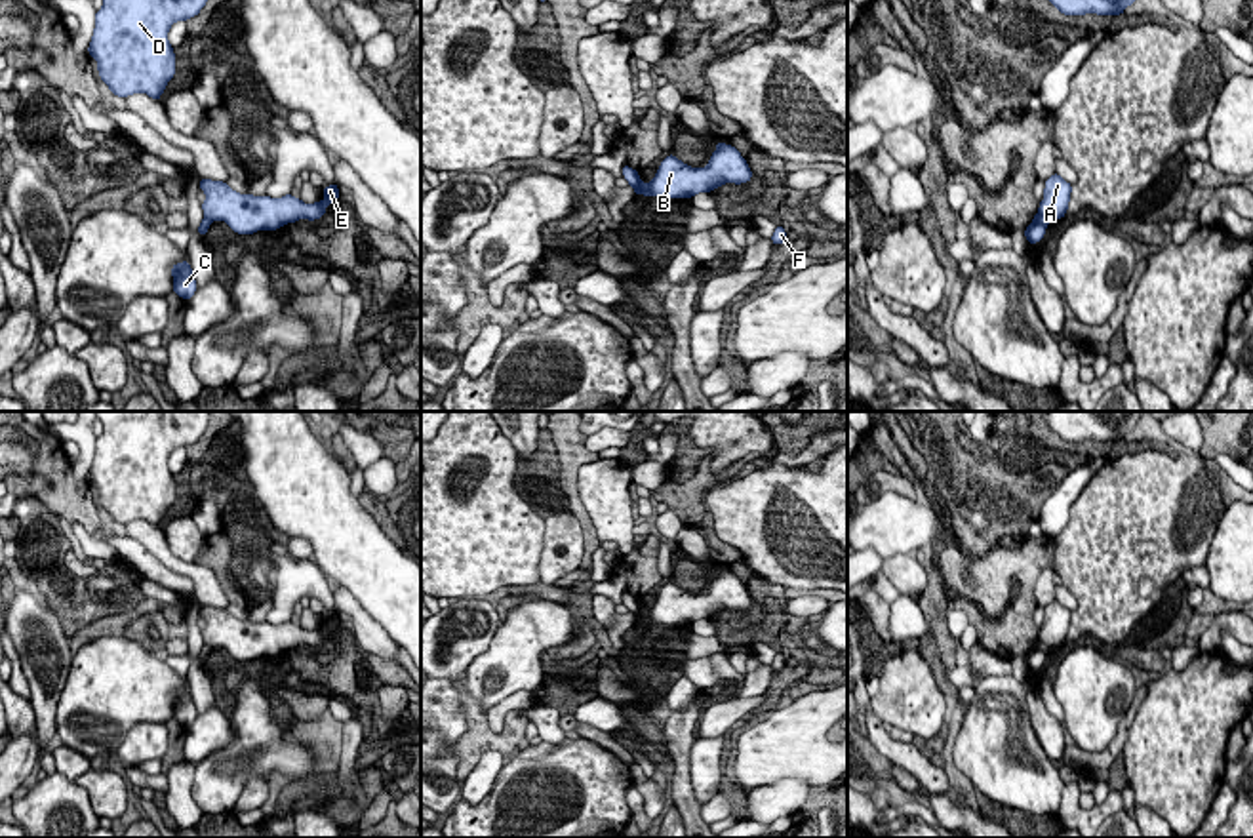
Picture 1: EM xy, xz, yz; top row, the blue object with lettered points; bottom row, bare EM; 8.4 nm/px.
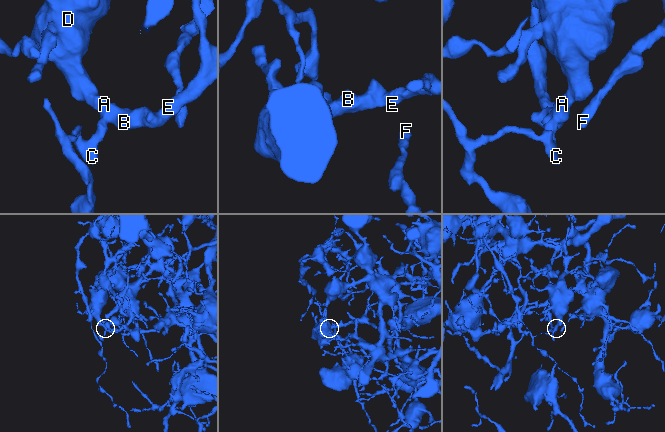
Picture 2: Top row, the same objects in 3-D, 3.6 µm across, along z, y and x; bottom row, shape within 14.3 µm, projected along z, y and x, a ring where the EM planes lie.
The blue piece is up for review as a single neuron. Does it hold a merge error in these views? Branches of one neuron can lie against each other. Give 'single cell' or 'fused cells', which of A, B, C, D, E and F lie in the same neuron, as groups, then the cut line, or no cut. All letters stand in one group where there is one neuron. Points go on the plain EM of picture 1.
fused cells; A B D E F / C; cut in yz along (1038, 638), (1050, 648)

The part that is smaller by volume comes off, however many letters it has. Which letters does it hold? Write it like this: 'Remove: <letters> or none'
Remove: C

